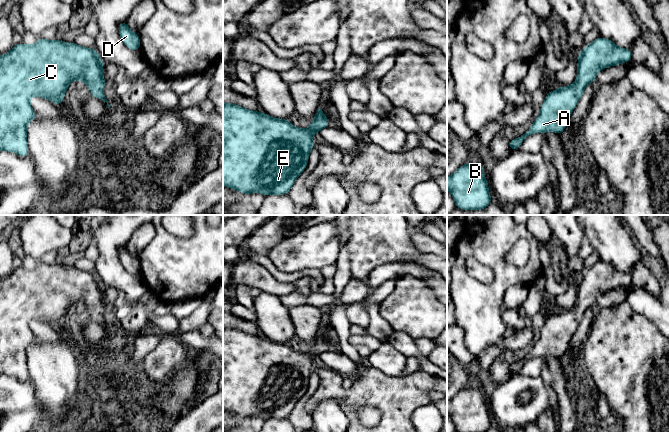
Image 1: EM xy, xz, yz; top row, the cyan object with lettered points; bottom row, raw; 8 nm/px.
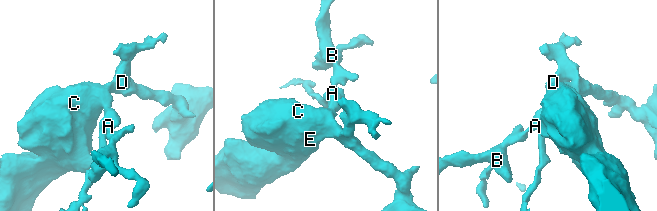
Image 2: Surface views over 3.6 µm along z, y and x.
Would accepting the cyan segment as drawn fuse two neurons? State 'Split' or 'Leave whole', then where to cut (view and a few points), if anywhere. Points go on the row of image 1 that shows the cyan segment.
Leave whole. No split

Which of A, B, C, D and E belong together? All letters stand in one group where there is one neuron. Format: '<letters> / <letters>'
A B C D E

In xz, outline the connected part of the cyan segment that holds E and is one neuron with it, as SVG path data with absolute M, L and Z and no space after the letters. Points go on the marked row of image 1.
M223 103L223 185L246 196L254 192L265 197L270 194L288 194L295 180L308 165L309 155L314 147L313 135L326 128L328 123L329 119L320 107L313 117L313 123L307 129L302 129L293 126L288 119L275 118L233 103Z

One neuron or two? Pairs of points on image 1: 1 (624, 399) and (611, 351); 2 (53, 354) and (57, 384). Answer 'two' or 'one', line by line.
1: one
2: one

